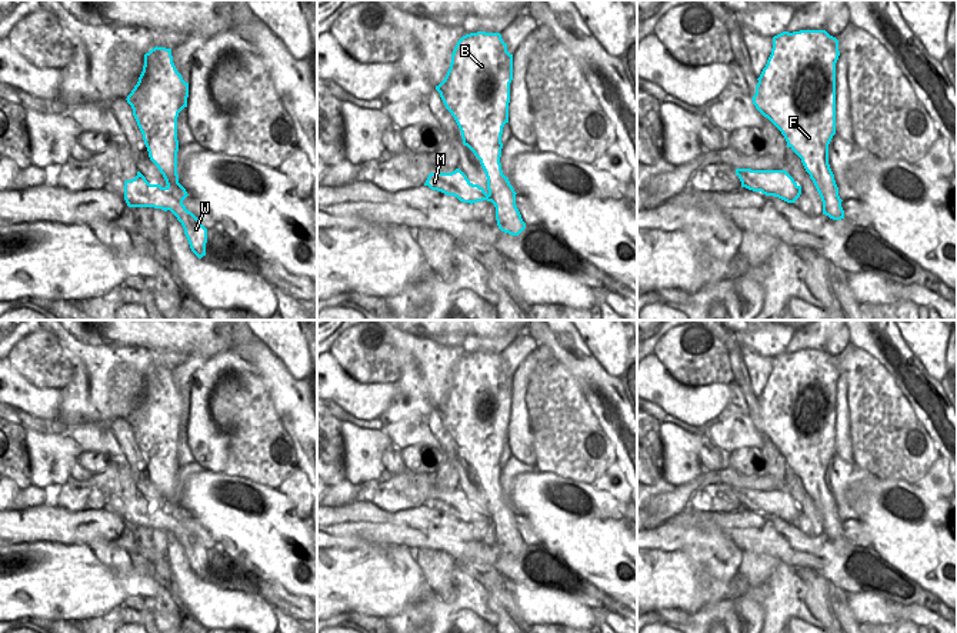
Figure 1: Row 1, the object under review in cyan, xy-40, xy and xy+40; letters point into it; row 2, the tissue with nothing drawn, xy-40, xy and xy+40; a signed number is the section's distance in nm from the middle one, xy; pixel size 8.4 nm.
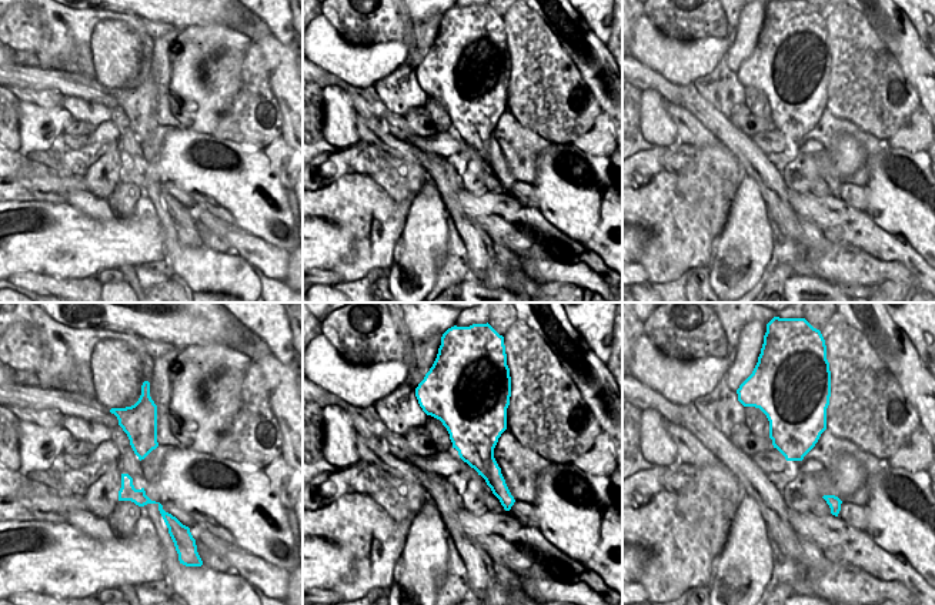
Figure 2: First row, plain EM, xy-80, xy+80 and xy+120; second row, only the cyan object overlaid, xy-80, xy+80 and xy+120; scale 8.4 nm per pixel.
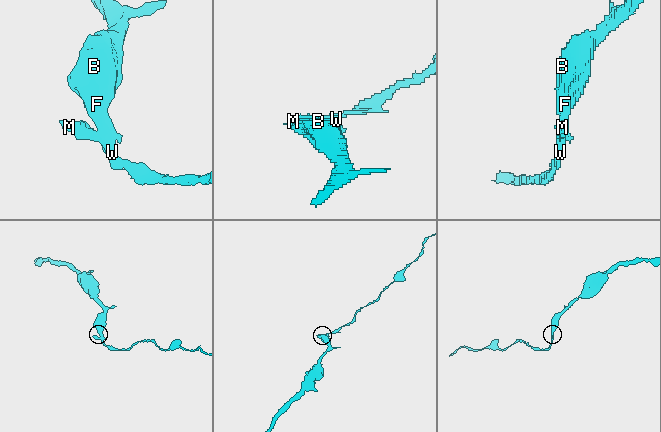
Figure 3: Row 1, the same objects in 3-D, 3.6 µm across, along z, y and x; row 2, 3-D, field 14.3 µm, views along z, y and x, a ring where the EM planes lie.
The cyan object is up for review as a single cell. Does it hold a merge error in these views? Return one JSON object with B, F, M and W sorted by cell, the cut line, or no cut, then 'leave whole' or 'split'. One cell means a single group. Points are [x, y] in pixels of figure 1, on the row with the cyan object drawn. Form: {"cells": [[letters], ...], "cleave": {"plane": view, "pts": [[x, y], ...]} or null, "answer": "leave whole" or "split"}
{"cells": [["B", "F"], ["M", "W"]], "cleave": {"plane": "xy+40", "pts": [[827, 162], [819, 175], [810, 175]]}, "answer": "split"}

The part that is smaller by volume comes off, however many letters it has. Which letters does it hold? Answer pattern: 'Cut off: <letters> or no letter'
Cut off: M, W.

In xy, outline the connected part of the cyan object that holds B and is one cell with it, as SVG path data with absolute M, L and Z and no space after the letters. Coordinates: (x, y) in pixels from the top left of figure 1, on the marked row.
M477 31L463 36L451 54L450 69L444 80L436 86L446 109L454 117L460 131L463 144L467 146L486 173L487 180L491 174L501 174L501 134L503 127L508 123L508 103L510 103L510 83L513 80L513 54L507 51L507 44L503 41L500 33Z

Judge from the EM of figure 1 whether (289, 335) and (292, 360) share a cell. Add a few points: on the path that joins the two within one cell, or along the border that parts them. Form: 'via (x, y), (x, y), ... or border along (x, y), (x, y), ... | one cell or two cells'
via (289, 340), (292, 355) | one cell

